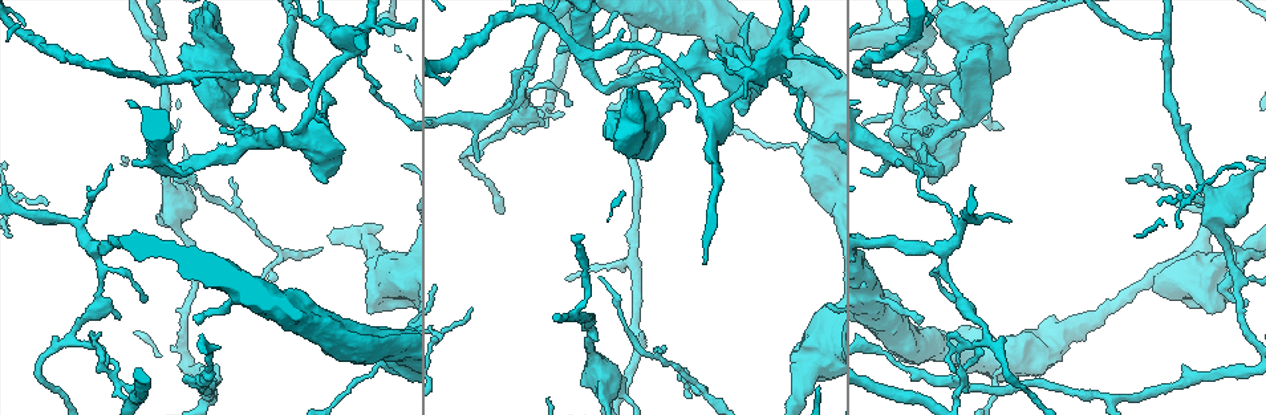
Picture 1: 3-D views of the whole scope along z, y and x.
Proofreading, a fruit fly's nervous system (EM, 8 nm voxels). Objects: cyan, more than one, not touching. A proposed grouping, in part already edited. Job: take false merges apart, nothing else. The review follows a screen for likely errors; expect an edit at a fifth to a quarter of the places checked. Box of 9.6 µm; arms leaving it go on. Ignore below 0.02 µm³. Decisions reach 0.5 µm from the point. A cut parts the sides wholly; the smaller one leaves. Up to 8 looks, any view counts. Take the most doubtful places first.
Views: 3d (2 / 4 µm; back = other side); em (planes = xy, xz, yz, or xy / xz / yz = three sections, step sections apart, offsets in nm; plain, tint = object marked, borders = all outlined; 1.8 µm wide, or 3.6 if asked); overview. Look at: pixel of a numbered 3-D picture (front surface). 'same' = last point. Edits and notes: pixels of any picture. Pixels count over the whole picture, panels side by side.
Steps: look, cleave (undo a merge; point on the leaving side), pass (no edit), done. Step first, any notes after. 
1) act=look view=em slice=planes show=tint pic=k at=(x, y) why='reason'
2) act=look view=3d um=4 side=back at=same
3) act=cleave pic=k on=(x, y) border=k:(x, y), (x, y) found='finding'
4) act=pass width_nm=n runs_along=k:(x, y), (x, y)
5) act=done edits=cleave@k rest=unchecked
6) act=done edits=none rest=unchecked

act=look view=em slice=planes show=plain pic=1 at=(770, 72) why='looks like a crossing'

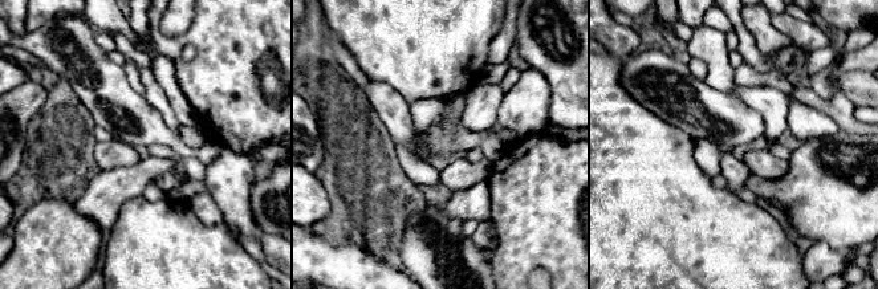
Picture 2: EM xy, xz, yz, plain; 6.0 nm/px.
act=look view=em slice=planes show=tint at=same why='with the object marked'

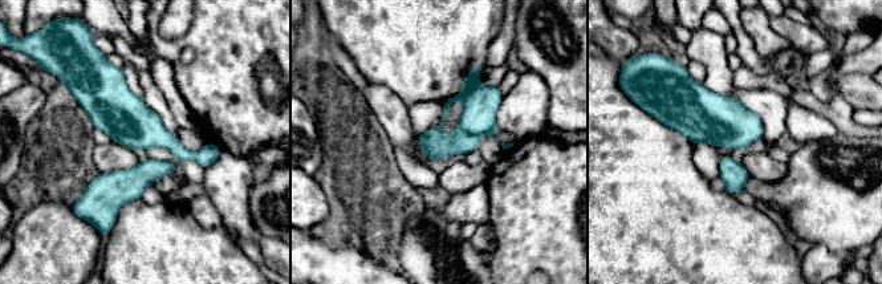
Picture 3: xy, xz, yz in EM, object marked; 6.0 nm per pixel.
act=cleave pic=3 on=(434, 143) border=3:(458, 122), (467, 133), (479, 136) found='a second neuron is stuck on'

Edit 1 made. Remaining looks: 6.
act=look view=em slice=yz step=16 show=tint pic=1 at=(1241, 261)

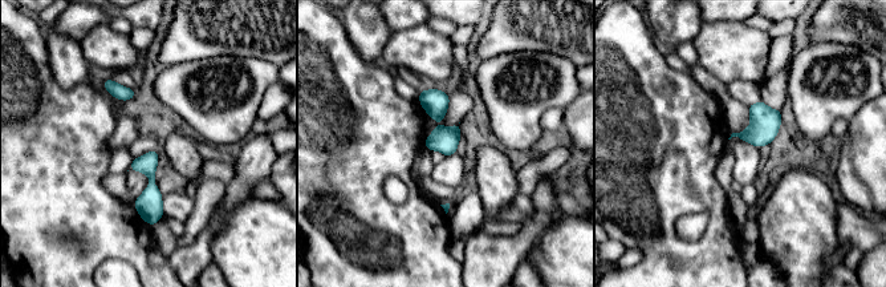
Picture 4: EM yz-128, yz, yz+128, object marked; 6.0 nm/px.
act=look view=em slice=planes show=tint at=same

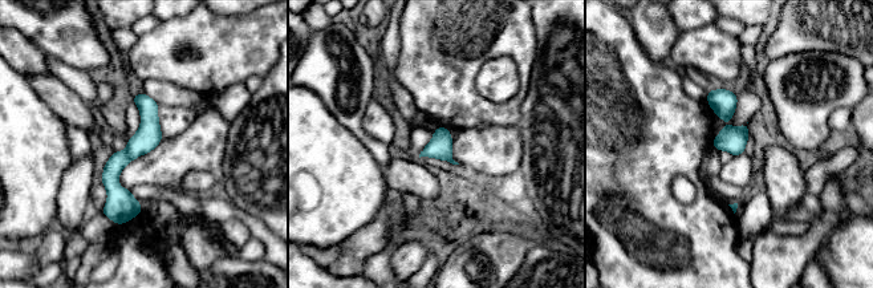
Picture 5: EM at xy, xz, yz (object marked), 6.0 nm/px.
act=pass runs_along=5:(142, 97), (147, 134), (113, 169), (118, 220) found='one neuron here'

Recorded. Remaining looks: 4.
act=look view=em slice=planes show=tint pic=1 at=(954, 284) why='narrows sharply'

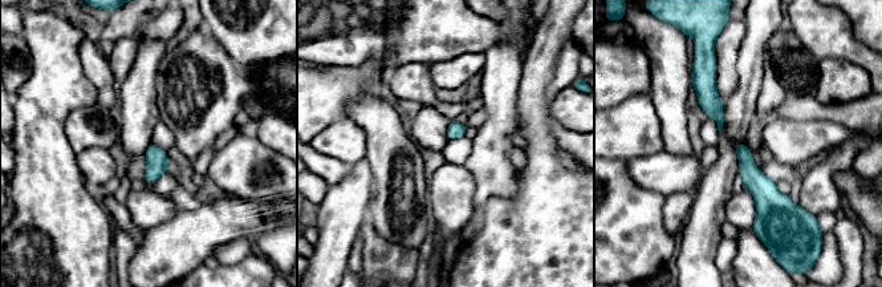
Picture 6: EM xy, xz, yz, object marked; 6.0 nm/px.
act=pass runs_along=6:(739, 148), (748, 172), (788, 206) found='all the same neuron'

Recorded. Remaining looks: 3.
act=done edits=cleave@3 rest=unchecked

